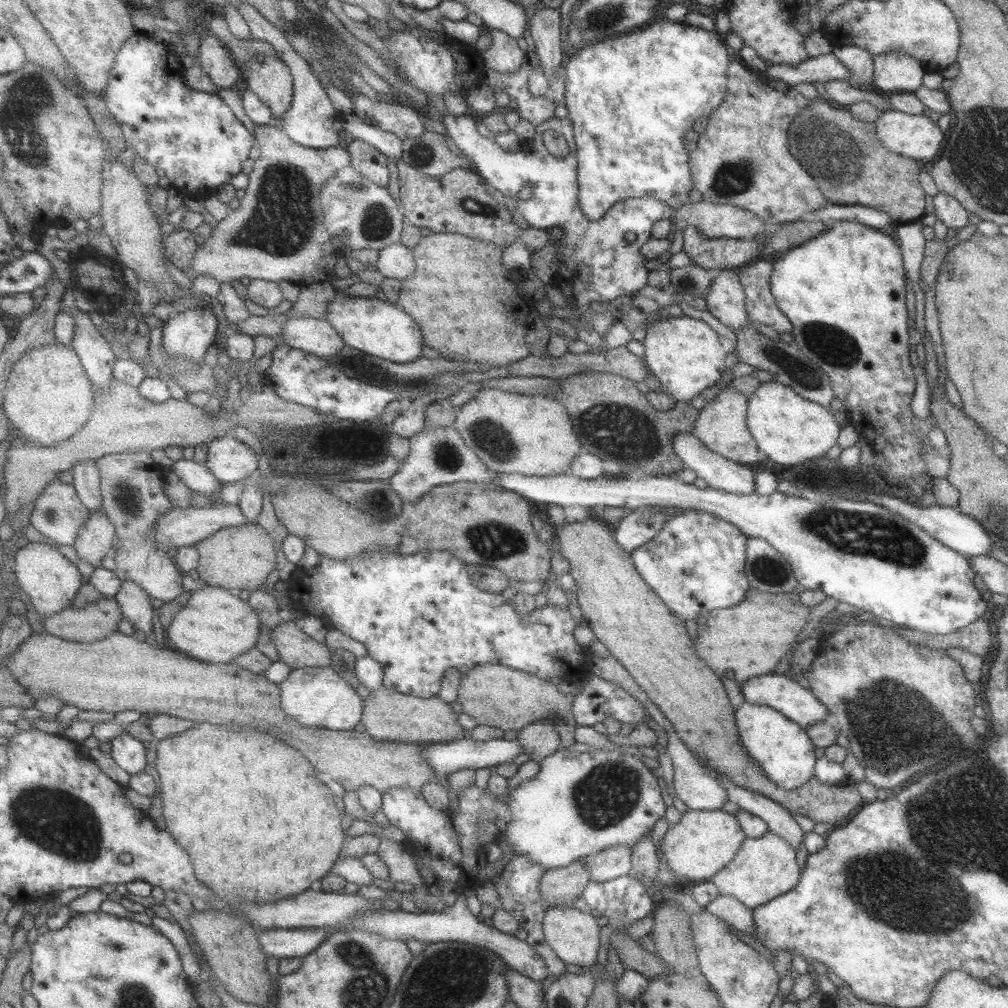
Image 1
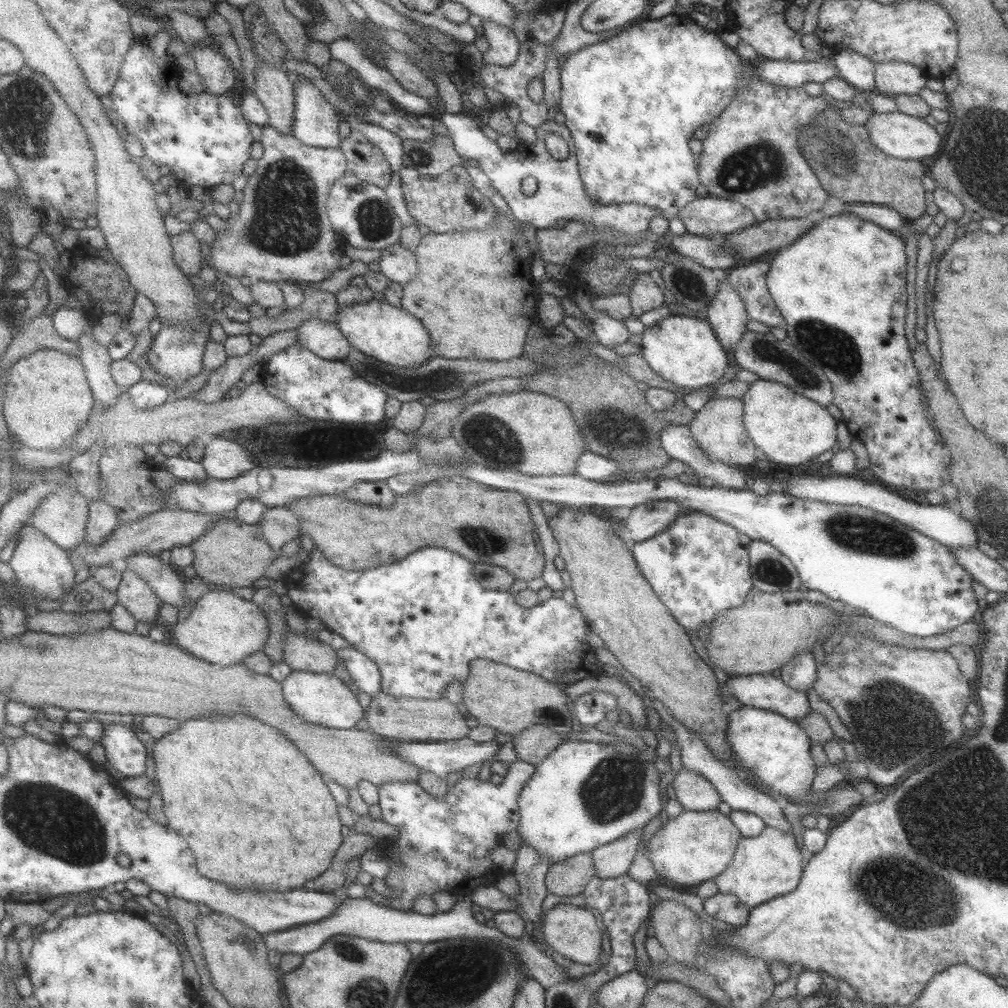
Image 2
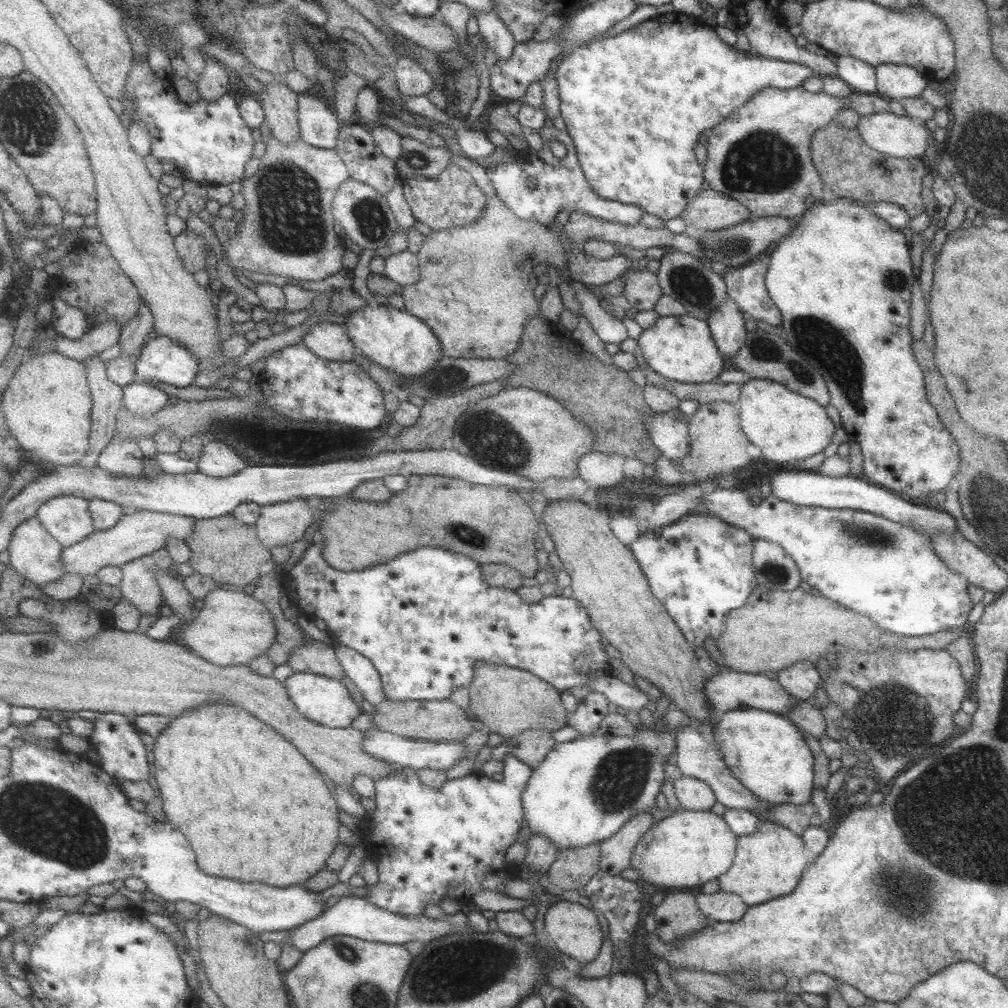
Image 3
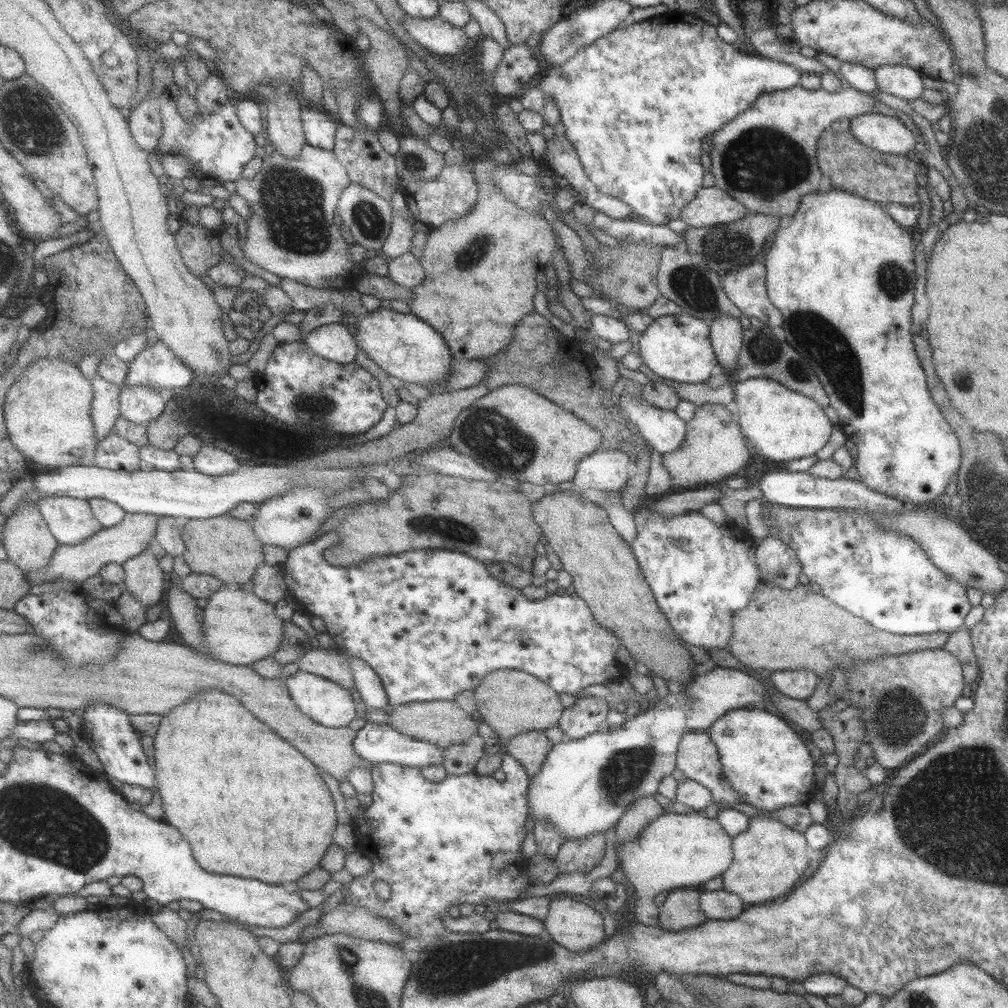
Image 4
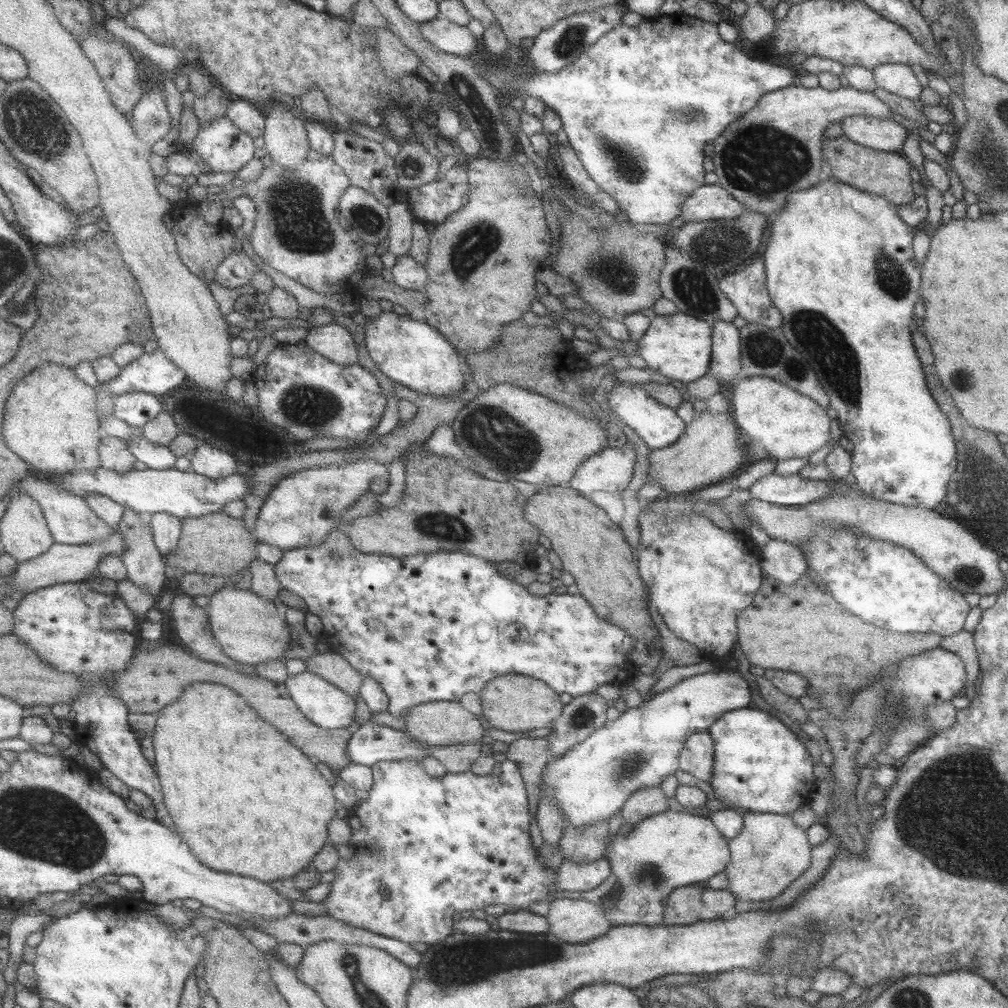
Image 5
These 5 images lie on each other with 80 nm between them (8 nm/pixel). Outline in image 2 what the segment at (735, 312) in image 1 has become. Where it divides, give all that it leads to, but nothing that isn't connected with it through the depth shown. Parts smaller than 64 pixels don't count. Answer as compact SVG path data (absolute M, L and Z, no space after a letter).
M726 277L721 279L716 297L708 304L706 322L722 346L734 349L748 322L743 301L729 286Z

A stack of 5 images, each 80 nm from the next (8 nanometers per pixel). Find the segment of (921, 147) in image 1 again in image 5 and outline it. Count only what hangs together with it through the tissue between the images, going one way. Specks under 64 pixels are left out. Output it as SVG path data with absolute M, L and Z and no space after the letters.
M849 116L840 122L842 134L851 142L889 152L901 148L908 131L905 122L895 119Z

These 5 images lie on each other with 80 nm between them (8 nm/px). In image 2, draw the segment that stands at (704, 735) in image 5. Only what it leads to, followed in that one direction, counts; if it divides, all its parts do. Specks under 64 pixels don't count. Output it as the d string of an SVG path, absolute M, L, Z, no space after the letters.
M661 711L661 720L667 726L670 726L674 732L674 736L676 738L676 744L678 745L678 750L680 754L680 763L682 764L682 768L686 768L691 772L696 772L699 776L702 776L705 780L710 782L710 785L719 793L719 797L721 798L721 802L727 804L730 810L740 810L745 811L755 816L758 816L765 825L782 830L787 831L792 834L792 828L788 823L788 820L785 820L785 817L782 813L782 802L775 800L775 798L771 797L767 792L763 792L755 787L753 787L749 782L743 779L739 774L737 774L731 767L724 765L711 751L710 748L706 745L706 742L699 738L694 732L691 732L686 726L683 726L677 719L674 719L671 715L667 714L667 712Z

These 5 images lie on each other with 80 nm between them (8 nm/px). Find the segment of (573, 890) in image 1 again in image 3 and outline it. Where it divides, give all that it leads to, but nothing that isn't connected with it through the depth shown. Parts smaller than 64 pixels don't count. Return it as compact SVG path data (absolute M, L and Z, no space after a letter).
M600 842L557 852L547 874L550 883L563 890L583 887L599 868Z

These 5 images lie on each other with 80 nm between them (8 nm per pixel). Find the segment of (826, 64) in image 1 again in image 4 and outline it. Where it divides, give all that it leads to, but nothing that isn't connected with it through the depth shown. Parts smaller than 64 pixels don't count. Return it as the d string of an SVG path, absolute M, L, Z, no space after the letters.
M679 8L671 9L663 14L653 15L650 19L637 21L631 24L614 28L611 32L597 38L588 46L579 48L569 61L563 62L559 66L555 66L539 78L537 89L541 91L541 95L550 98L560 113L560 123L565 127L565 137L573 145L576 155L582 164L585 175L593 182L593 185L601 194L607 194L613 198L617 198L624 202L630 208L630 212L635 216L641 216L646 223L654 225L666 225L669 220L679 218L681 208L683 208L690 200L695 198L697 190L702 188L702 178L706 173L699 162L699 142L703 136L709 136L721 126L725 126L737 114L743 113L748 107L755 103L755 99L765 92L773 92L774 90L788 89L799 84L799 76L801 72L797 69L785 65L783 62L777 62L766 57L748 56L739 52L736 44L722 42L716 35L716 25L714 21L706 21L690 13L685 13Z

